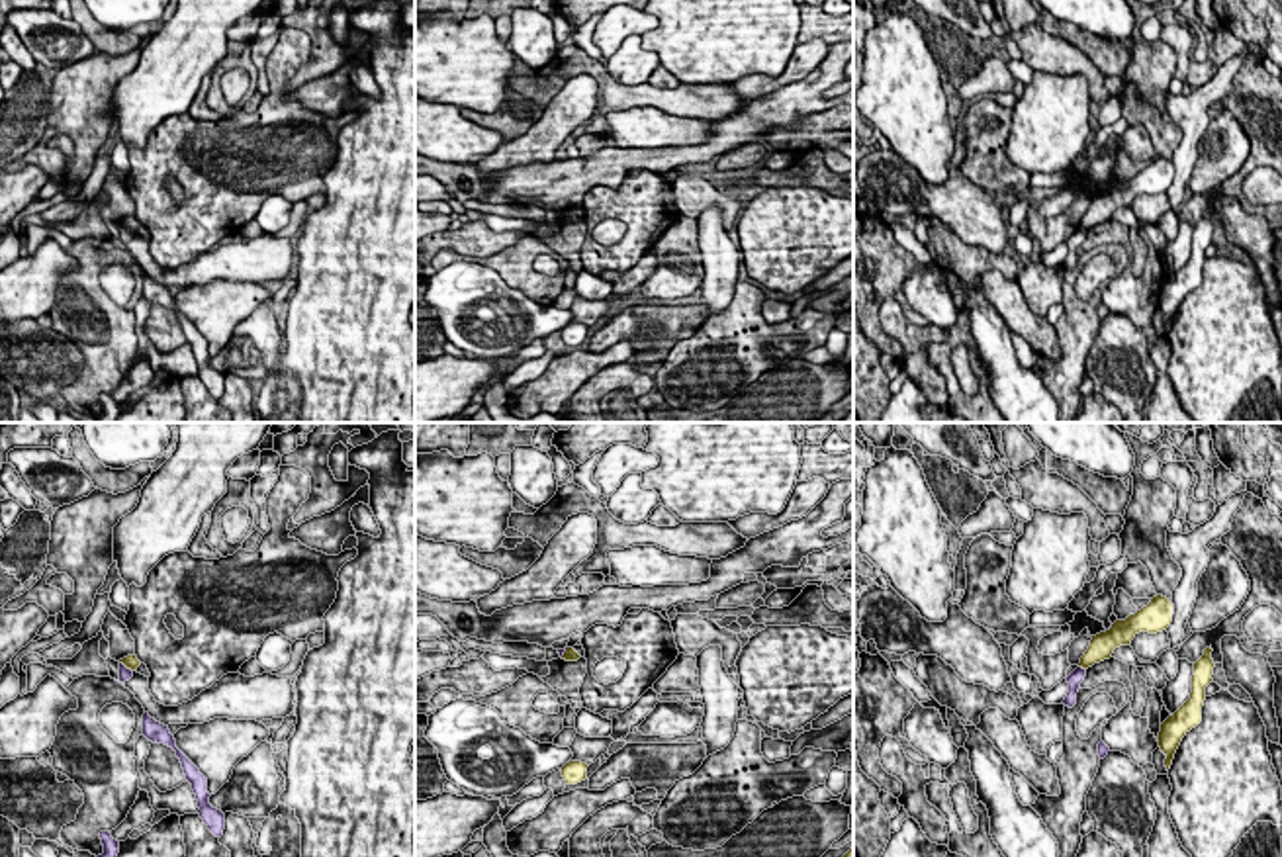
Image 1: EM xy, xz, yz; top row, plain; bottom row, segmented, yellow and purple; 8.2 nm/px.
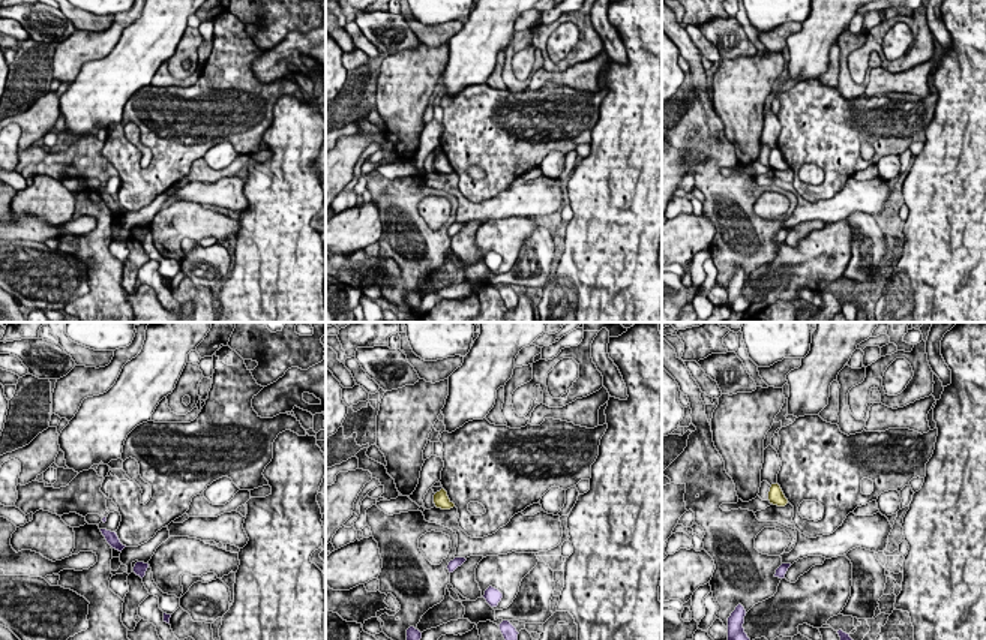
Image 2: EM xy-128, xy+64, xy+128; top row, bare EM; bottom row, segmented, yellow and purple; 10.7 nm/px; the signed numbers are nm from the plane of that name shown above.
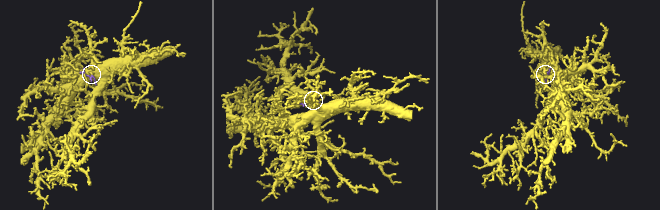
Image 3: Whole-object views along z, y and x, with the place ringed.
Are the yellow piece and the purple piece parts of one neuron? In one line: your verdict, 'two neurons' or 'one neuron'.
two neurons

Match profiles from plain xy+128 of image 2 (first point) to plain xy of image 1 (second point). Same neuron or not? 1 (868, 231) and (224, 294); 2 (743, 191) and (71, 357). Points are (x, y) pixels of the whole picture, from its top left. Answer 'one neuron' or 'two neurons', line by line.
1: two neurons
2: two neurons

